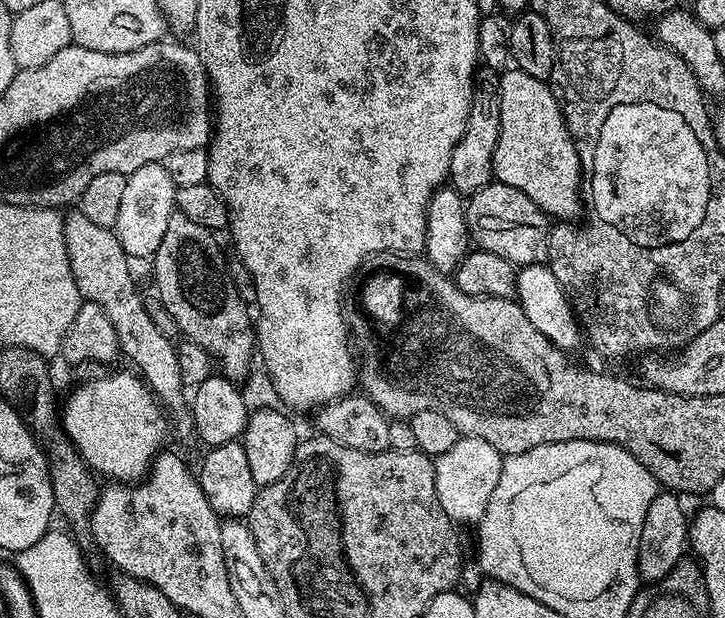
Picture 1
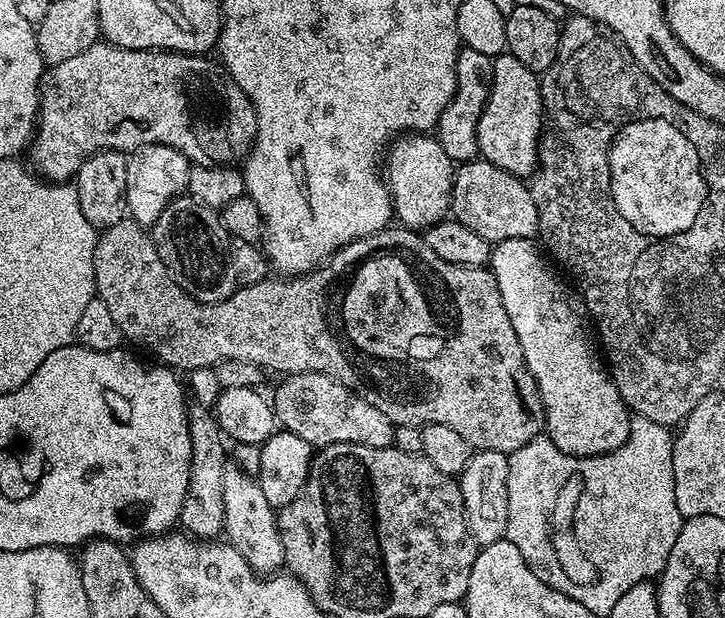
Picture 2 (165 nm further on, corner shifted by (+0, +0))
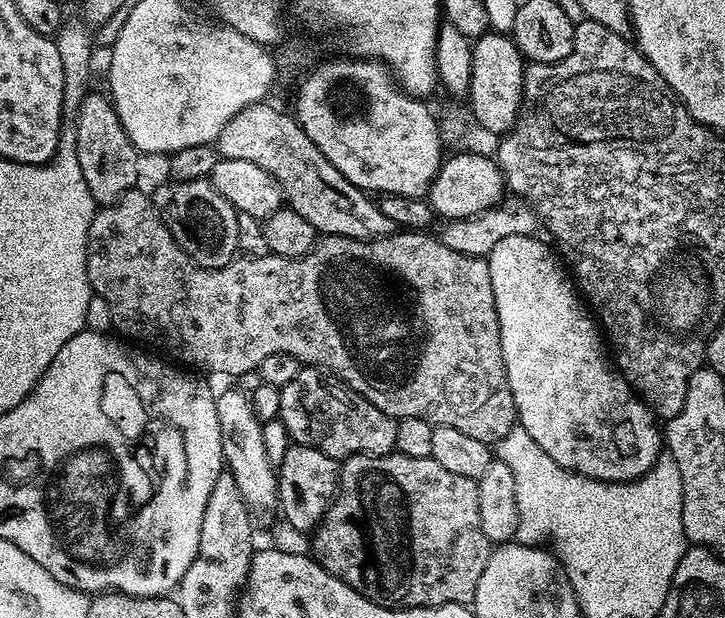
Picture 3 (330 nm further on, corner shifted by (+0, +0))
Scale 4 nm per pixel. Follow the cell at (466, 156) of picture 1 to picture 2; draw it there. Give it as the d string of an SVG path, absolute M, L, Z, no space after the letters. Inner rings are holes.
M465 46L461 47L460 53L456 55L454 98L450 98L446 110L442 110L434 129L434 135L442 146L442 150L446 150L446 154L457 165L462 165L467 160L474 160L480 156L478 120L482 118L482 110L486 110L488 92L492 88L492 62L493 57Z

